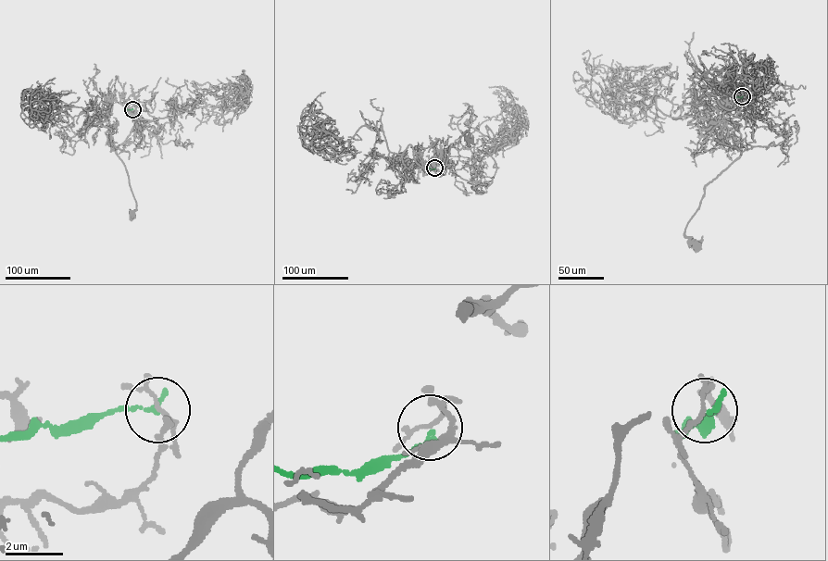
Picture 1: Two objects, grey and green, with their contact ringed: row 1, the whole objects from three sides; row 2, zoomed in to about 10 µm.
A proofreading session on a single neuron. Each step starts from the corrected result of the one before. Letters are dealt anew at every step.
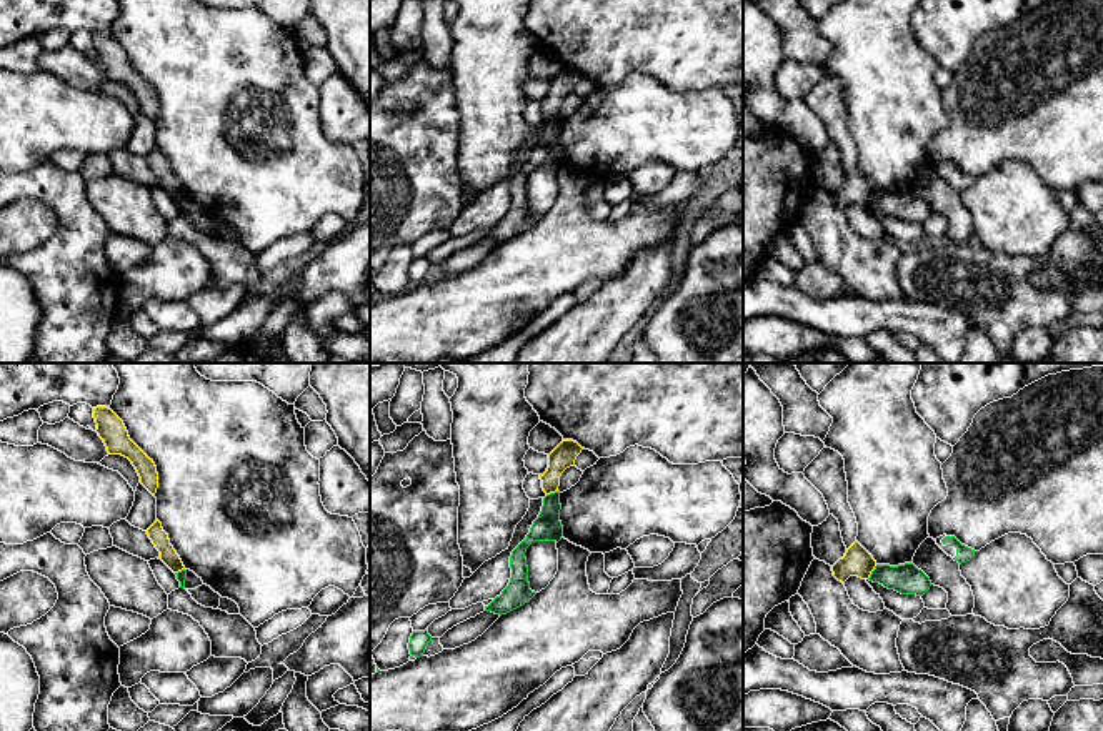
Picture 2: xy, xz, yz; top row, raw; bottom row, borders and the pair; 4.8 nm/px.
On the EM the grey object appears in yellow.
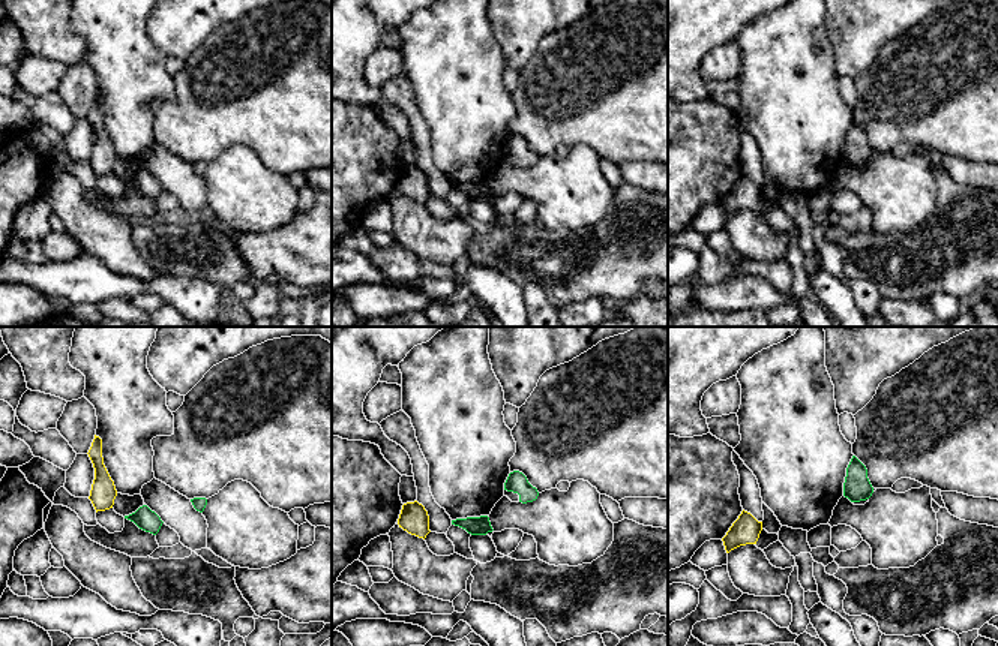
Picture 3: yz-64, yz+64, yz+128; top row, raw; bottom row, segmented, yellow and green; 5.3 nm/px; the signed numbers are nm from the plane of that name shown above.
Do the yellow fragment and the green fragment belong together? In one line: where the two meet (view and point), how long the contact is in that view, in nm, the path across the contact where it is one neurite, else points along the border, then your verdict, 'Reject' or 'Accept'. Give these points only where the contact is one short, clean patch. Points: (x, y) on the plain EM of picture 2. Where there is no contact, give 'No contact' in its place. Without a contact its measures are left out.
Touches yellow at yz (872, 197). Shared border 90 nm. Path across: yz (857, 188), (872, 197), (888, 203), (907, 205). Accept

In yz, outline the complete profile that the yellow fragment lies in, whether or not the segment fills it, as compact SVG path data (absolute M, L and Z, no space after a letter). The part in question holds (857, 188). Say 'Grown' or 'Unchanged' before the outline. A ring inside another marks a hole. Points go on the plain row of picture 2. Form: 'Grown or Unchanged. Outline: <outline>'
Grown. Outline: M855 168L846 177L845 183L831 193L831 198L841 210L850 203L858 203L861 206L880 210L901 221L923 223L931 213L930 205L913 190L898 193L878 191L858 168Z

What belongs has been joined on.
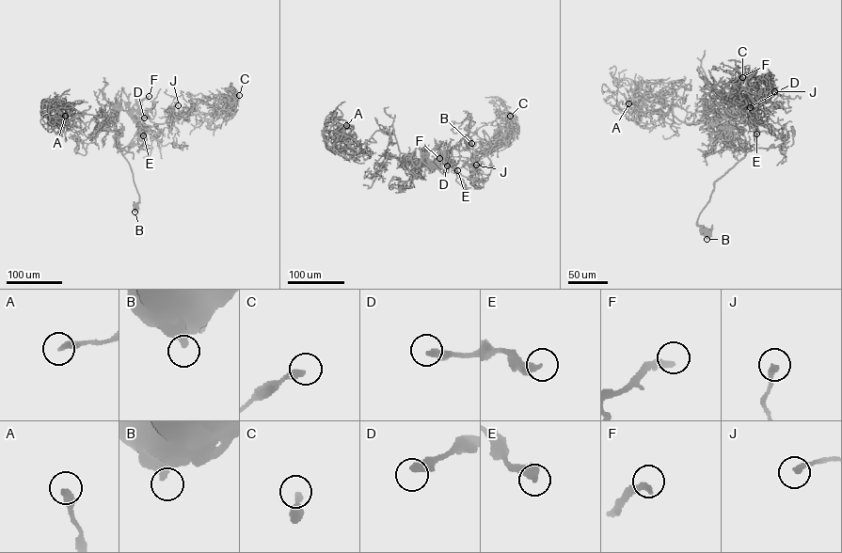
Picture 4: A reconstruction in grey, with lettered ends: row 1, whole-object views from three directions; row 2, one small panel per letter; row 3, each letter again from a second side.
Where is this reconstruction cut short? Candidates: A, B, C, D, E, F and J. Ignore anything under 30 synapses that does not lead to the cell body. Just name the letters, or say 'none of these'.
D, E, F

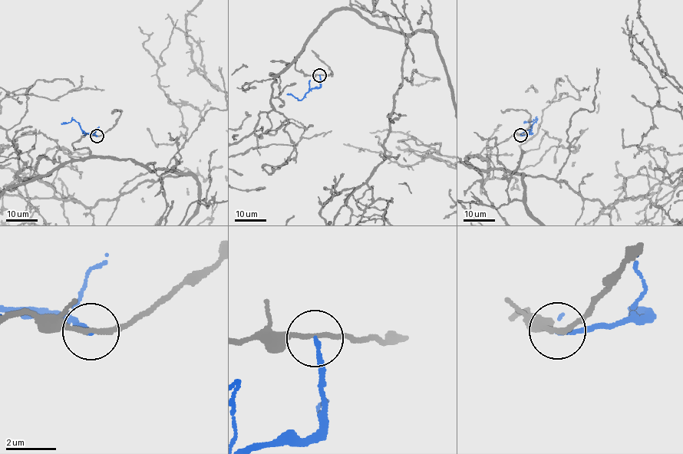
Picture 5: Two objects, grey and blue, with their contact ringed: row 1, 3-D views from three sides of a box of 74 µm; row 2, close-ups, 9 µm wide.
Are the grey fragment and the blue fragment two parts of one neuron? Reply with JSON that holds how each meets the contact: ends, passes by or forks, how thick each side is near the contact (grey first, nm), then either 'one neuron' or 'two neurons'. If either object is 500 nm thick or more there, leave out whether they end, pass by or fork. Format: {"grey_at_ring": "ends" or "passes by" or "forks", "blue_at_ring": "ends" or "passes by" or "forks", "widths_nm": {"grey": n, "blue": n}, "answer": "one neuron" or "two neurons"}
{"grey_at_ring": "passes by", "blue_at_ring": "ends", "widths_nm": {"grey": 180, "blue": 180}, "answer": "two neurons"}

